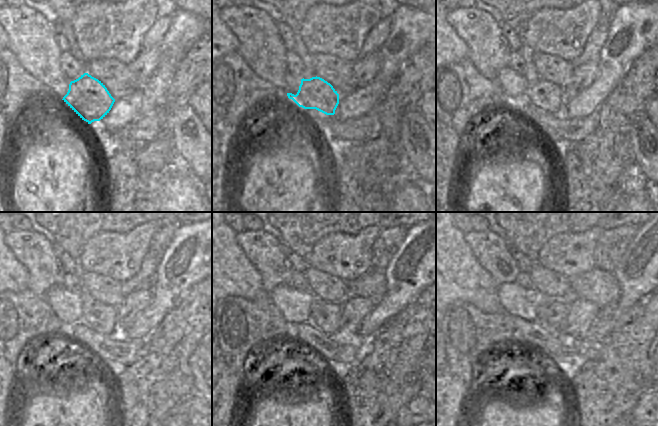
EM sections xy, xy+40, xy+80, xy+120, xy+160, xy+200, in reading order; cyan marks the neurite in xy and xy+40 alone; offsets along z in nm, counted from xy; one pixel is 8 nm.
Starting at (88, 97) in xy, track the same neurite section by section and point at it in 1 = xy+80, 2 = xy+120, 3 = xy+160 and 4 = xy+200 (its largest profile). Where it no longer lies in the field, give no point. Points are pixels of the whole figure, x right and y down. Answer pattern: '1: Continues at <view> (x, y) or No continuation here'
1: Continues at xy+80 (545, 95)
2: Continues at xy+120 (101, 318)
3: Continues at xy+160 (326, 318)
4: Continues at xy+200 (556, 312).

